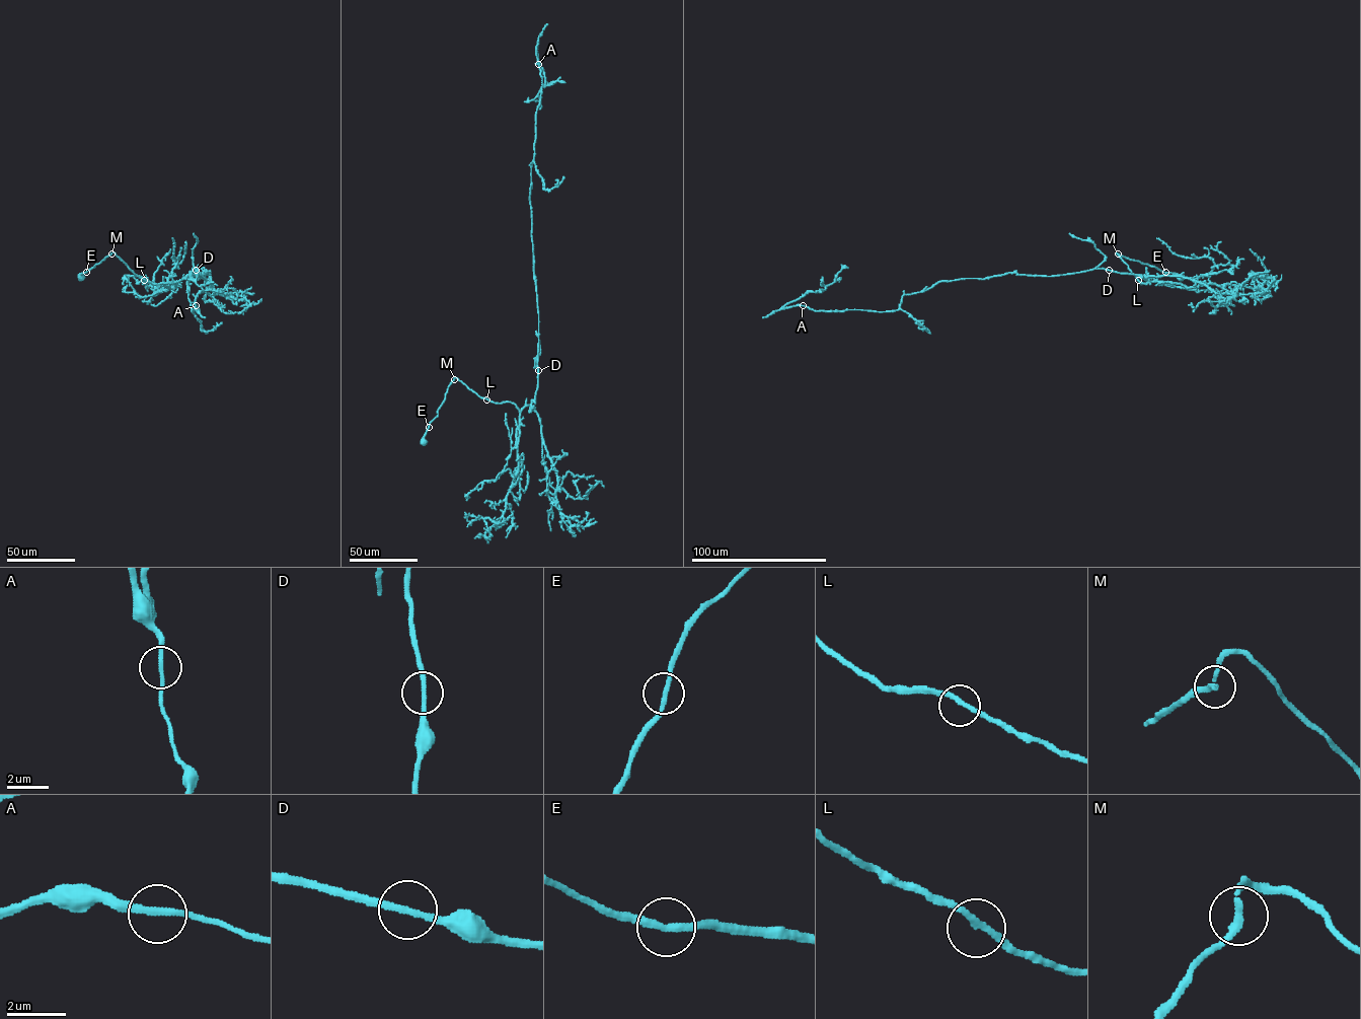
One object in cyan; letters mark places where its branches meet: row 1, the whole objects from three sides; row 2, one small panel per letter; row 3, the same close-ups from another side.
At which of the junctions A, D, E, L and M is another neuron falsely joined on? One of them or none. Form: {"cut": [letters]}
{"cut": []}

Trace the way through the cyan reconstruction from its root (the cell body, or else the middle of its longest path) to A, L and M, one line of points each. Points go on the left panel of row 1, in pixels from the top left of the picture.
A: (81, 277), (112, 251), (154, 284), (192, 277), (195, 269), (186, 286), (192, 311), (200, 311), (196, 305)
L: (81, 277), (112, 251), (144, 280)
M: (81, 277), (111, 255)

